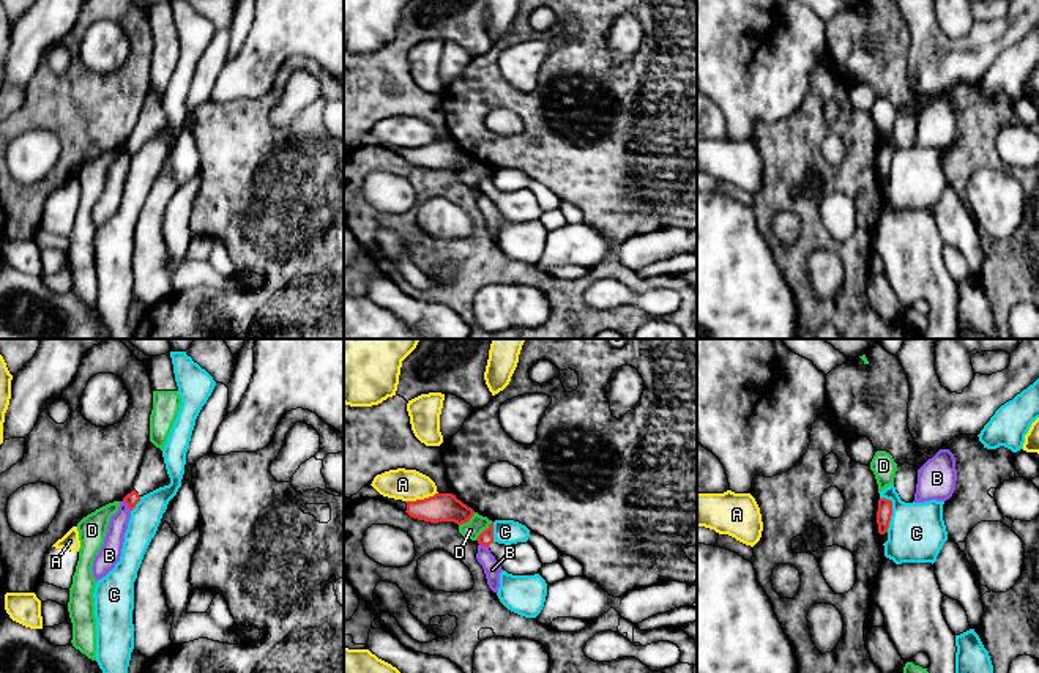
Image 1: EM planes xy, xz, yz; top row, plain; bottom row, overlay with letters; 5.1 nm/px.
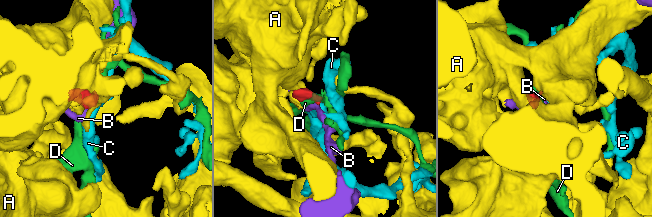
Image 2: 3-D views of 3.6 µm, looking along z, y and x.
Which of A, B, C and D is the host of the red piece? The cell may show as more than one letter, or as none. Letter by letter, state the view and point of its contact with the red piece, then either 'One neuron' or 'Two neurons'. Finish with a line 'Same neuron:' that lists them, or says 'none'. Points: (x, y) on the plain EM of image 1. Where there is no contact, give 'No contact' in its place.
A: Touches red at xz (421, 147). Two neurons
B: Touches red at xy (126, 150). Two neurons
C: Touches red at yz (891, 158). Two neurons
D: Touches red at xz (483, 178). Two neurons
Same neuron: none

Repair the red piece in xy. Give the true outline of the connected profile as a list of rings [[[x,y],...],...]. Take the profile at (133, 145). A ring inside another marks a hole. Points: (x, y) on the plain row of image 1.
[[[150,88],[134,128],[134,137],[123,148],[132,158],[143,142],[169,131],[170,125],[166,117],[162,98]]]

